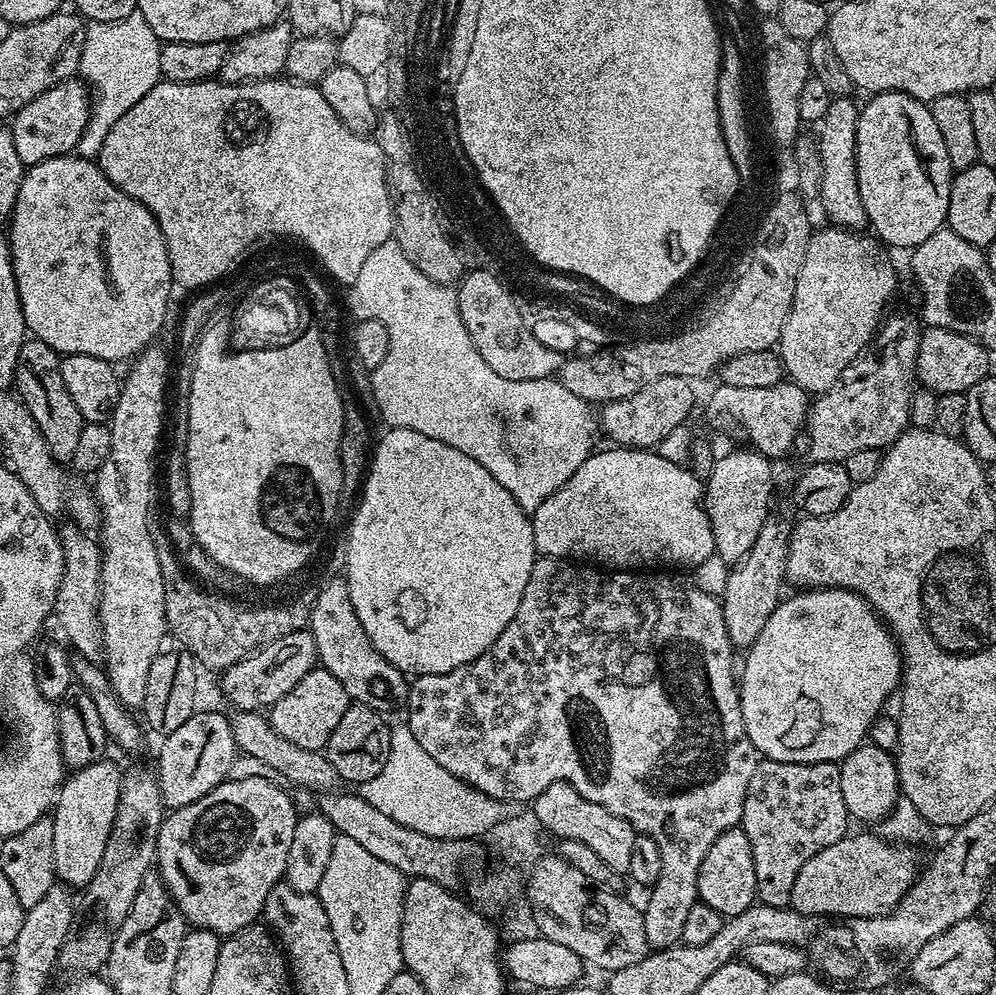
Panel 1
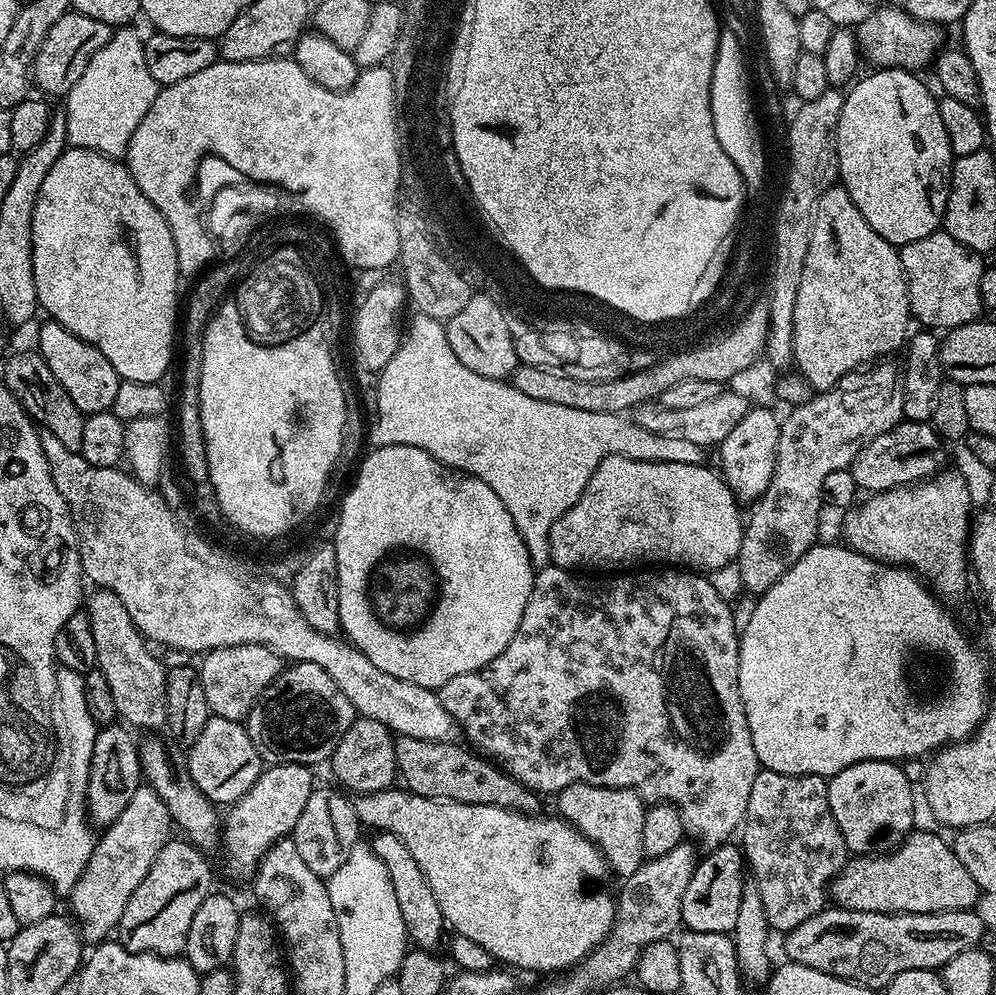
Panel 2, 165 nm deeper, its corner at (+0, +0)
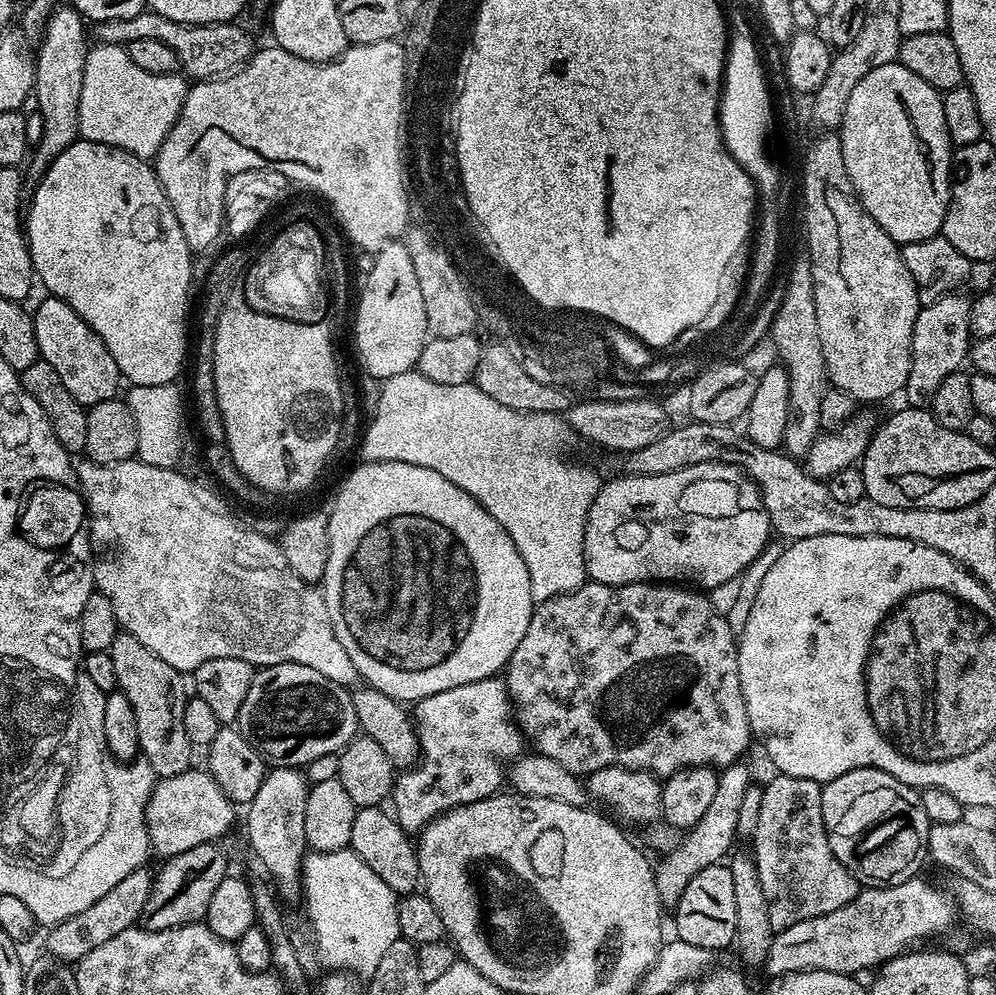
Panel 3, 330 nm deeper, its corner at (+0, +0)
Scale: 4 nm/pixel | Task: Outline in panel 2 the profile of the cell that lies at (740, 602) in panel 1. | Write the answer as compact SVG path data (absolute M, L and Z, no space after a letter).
M884 362L879 366L881 368L873 367L872 380L876 384L864 384L861 388L856 388L853 392L847 392L844 386L837 387L830 392L816 392L810 398L810 402L806 402L802 406L792 408L789 411L789 416L783 417L780 425L780 437L778 438L777 446L777 462L774 466L773 477L770 478L769 485L766 490L761 494L760 498L751 505L752 513L747 513L746 523L744 525L744 534L742 540L742 546L739 548L739 554L736 559L736 563L742 573L742 582L747 593L754 593L754 596L763 595L763 593L770 588L796 562L802 558L803 554L806 554L809 549L817 543L818 537L816 536L820 532L820 508L824 504L824 495L822 494L822 482L826 482L826 477L830 474L834 474L834 470L842 470L848 468L851 465L852 460L856 457L867 444L874 438L878 438L878 434L886 434L886 430L890 430L896 424L900 423L904 419L904 378L902 375L902 368L899 363L888 364L892 362Z

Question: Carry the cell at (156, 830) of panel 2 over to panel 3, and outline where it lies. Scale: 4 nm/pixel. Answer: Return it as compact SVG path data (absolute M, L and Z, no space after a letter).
M196 766L189 767L187 772L165 776L157 779L154 790L146 805L146 826L148 827L148 843L151 851L160 858L177 856L182 850L194 850L194 846L223 841L223 836L232 828L236 820L237 805L228 799L226 793L214 782L214 778L206 770L200 772Z

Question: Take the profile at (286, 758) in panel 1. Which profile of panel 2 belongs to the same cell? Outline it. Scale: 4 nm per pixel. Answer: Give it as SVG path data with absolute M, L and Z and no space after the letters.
M393 786L381 792L365 792L357 795L352 800L352 805L365 829L372 828L371 830L376 832L398 834L398 838L402 838L402 846L406 846L406 850L410 850L414 862L418 862L418 870L422 870L422 874L438 902L438 910L444 918L445 925L455 935L470 938L470 942L478 942L478 946L482 946L482 950L486 950L492 956L493 961L500 963L501 960L504 963L501 965L507 966L509 969L521 968L524 972L563 973L587 958L608 937L608 932L612 929L612 923L616 920L616 902L613 893L603 892L600 889L604 875L609 875L610 872L608 863L605 862L604 855L596 849L595 844L592 844L581 832L576 831L571 824L560 819L559 815L528 815L515 812L512 809L504 809L502 806L467 805L466 802L422 797L400 786Z

